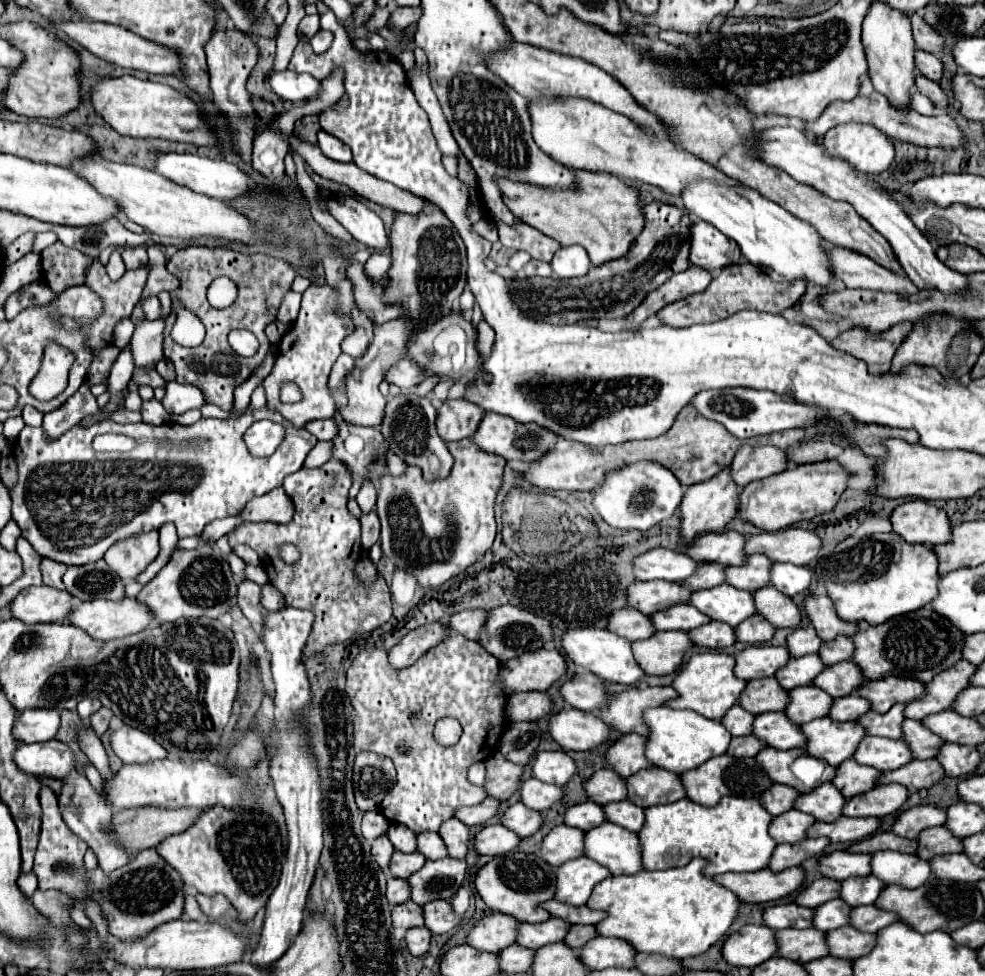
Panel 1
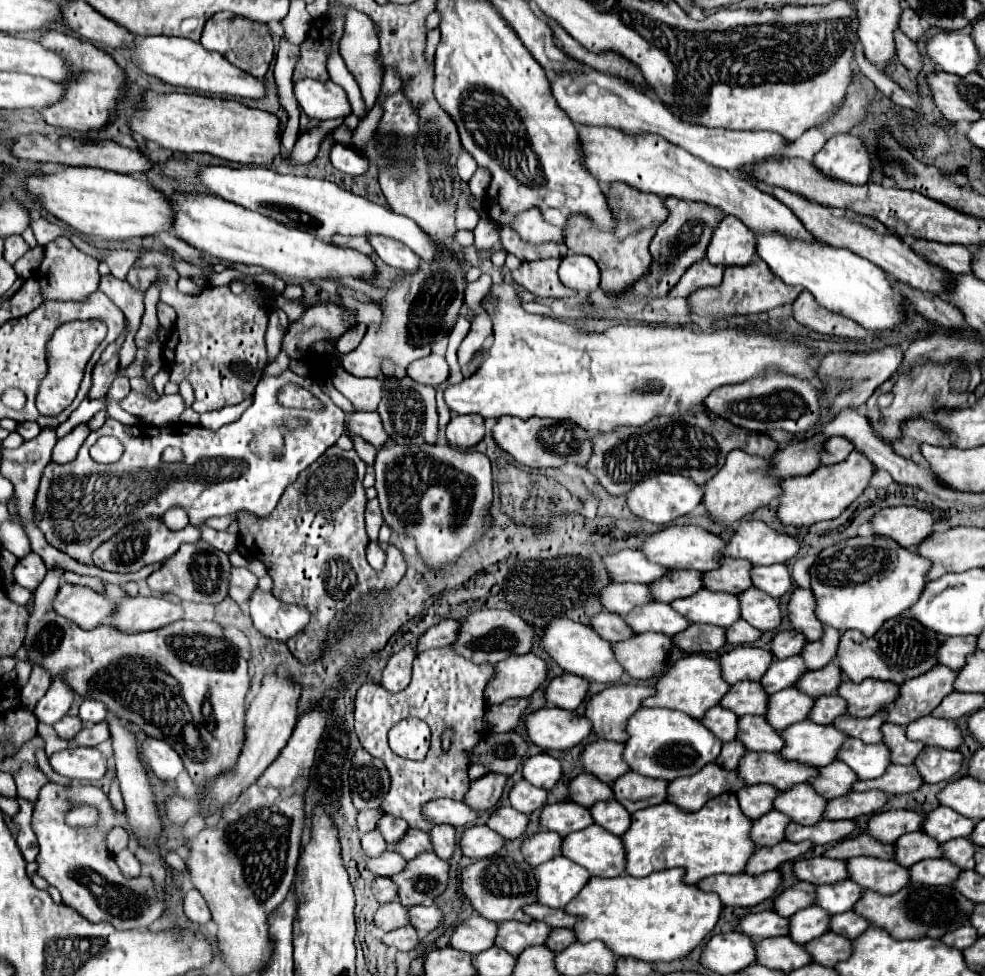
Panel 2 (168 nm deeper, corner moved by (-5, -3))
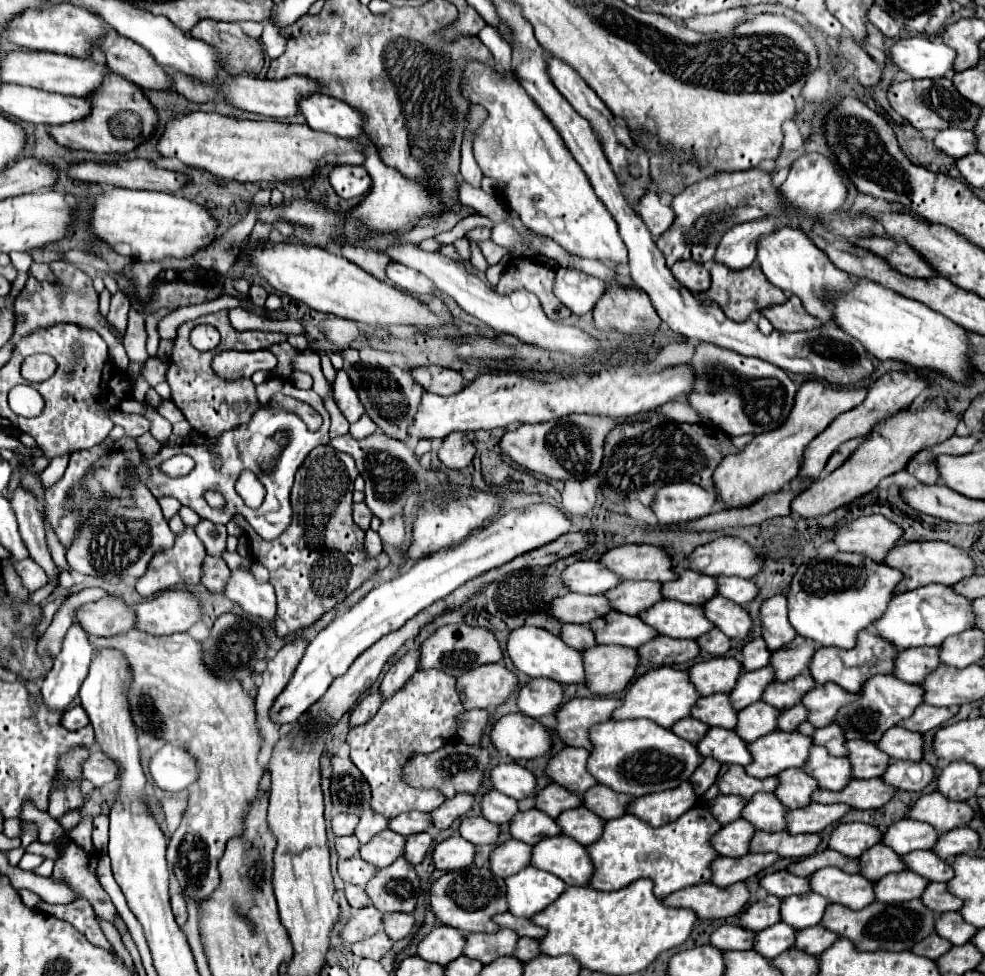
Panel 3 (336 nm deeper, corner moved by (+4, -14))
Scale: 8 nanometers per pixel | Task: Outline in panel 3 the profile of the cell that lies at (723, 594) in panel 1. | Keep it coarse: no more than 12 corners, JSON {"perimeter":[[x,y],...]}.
{"perimeter":[[662,600],[638,614],[658,634],[698,638],[714,626],[700,606]]}

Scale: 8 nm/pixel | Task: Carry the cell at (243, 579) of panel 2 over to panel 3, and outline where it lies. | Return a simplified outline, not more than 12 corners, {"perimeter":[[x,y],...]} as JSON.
{"perimeter":[[206,556],[202,584],[222,592],[230,568],[220,556]]}

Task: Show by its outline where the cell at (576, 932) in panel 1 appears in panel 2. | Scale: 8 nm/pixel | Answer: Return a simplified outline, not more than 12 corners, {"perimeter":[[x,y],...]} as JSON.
{"perimeter":[[555,929],[547,947],[555,953],[575,943],[573,929]]}

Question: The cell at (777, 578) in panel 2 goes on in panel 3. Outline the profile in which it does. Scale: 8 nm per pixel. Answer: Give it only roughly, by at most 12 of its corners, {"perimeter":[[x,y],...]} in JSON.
{"perimeter":[[716,576],[718,594],[740,606],[758,594],[746,578]]}

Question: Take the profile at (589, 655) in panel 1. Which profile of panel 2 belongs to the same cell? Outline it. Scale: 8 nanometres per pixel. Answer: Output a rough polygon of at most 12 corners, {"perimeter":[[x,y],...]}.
{"perimeter":[[553,619],[541,645],[567,673],[623,681],[613,645],[589,625]]}

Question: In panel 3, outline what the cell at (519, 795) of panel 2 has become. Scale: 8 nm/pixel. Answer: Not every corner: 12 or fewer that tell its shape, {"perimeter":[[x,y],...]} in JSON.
{"perimeter":[[496,790],[482,796],[486,820],[506,824],[518,812],[518,802]]}

